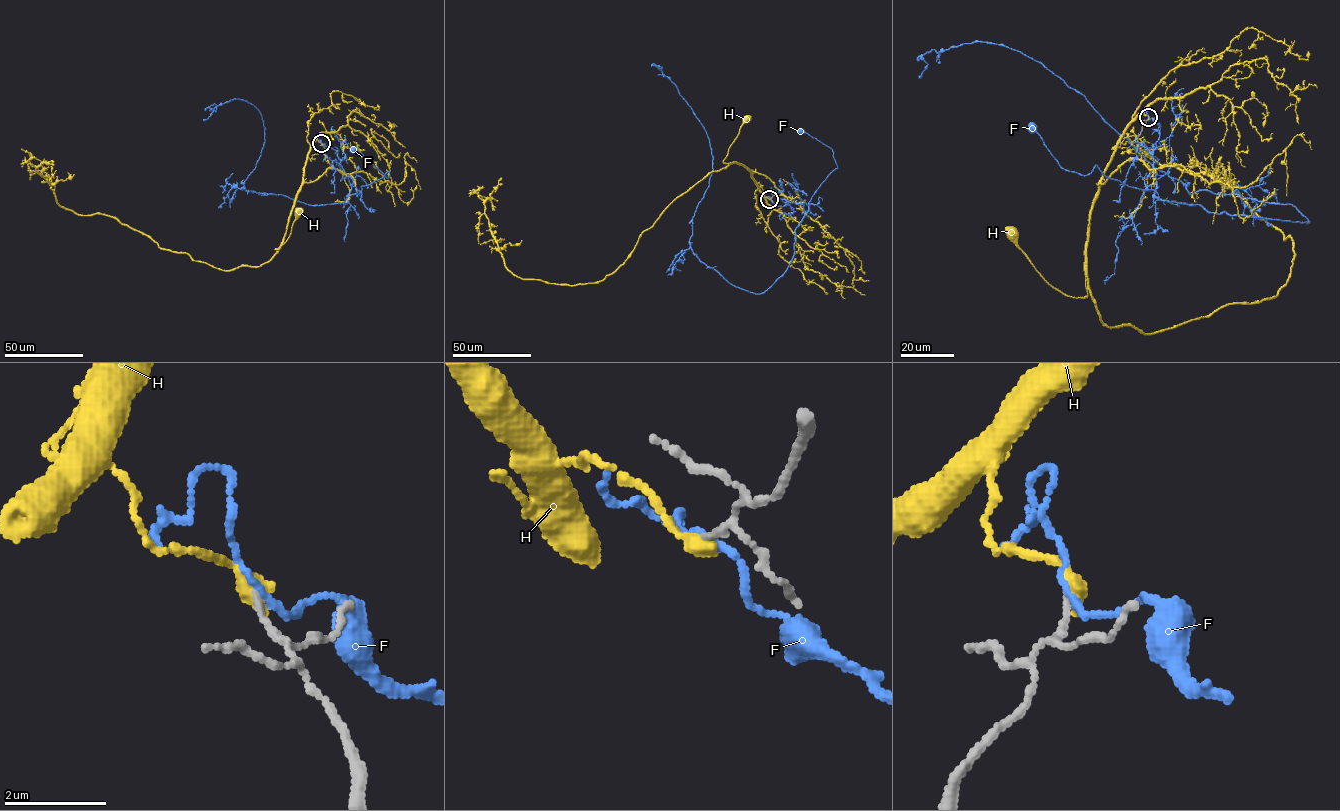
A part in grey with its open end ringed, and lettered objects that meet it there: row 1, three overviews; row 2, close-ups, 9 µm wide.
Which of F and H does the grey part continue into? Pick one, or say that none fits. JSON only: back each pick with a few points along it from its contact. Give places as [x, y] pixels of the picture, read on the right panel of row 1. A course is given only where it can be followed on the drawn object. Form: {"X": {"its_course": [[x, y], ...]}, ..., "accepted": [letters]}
{"accepted": []}

